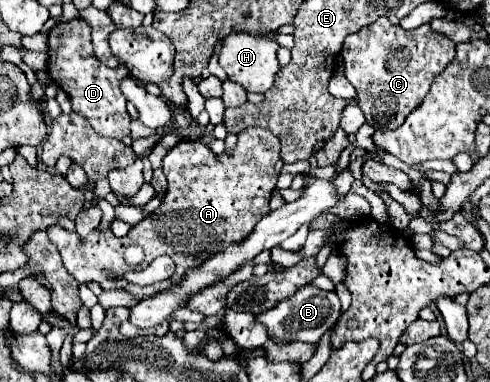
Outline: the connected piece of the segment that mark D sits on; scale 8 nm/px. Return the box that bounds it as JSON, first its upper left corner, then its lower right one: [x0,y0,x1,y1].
[48,19,130,139]

